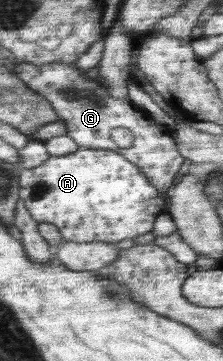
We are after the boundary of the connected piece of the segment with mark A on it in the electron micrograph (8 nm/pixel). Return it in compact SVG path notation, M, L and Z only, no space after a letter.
M78 146L70 154L50 156L43 165L22 170L19 178L19 195L27 211L37 222L49 222L59 228L67 241L75 243L111 242L145 235L153 229L157 216L163 212L165 198L139 169L136 163L113 150L93 149Z

